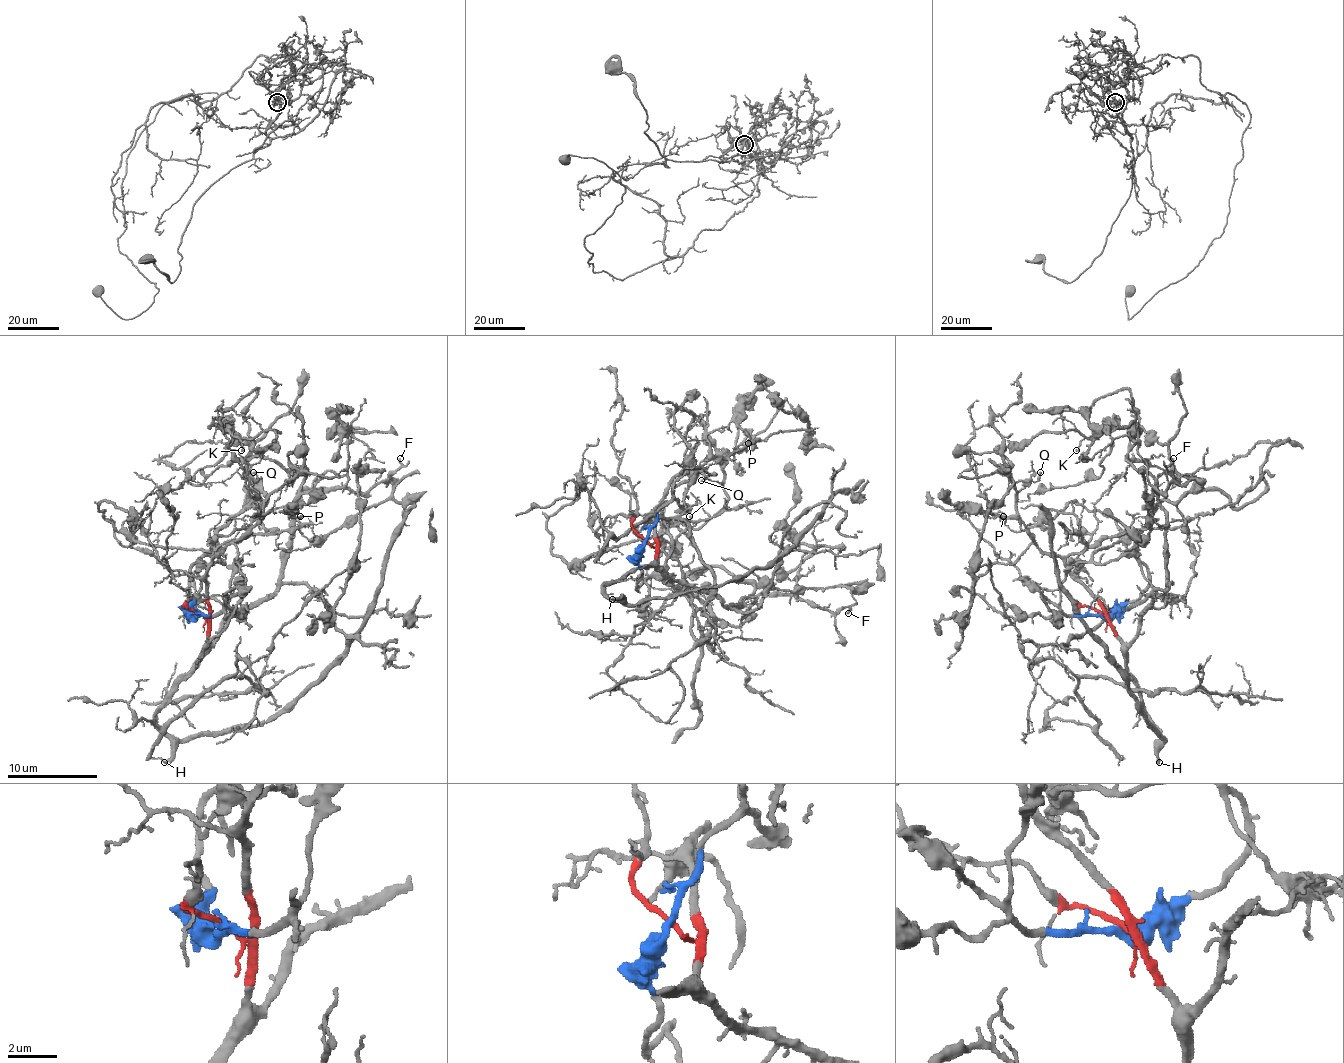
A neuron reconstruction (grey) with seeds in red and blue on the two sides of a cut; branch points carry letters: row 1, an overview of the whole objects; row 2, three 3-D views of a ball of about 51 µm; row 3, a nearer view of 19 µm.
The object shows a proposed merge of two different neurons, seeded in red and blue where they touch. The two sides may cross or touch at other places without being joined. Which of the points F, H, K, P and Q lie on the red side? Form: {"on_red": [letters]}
{"on_red": ["F", "H", "P", "Q"]}

